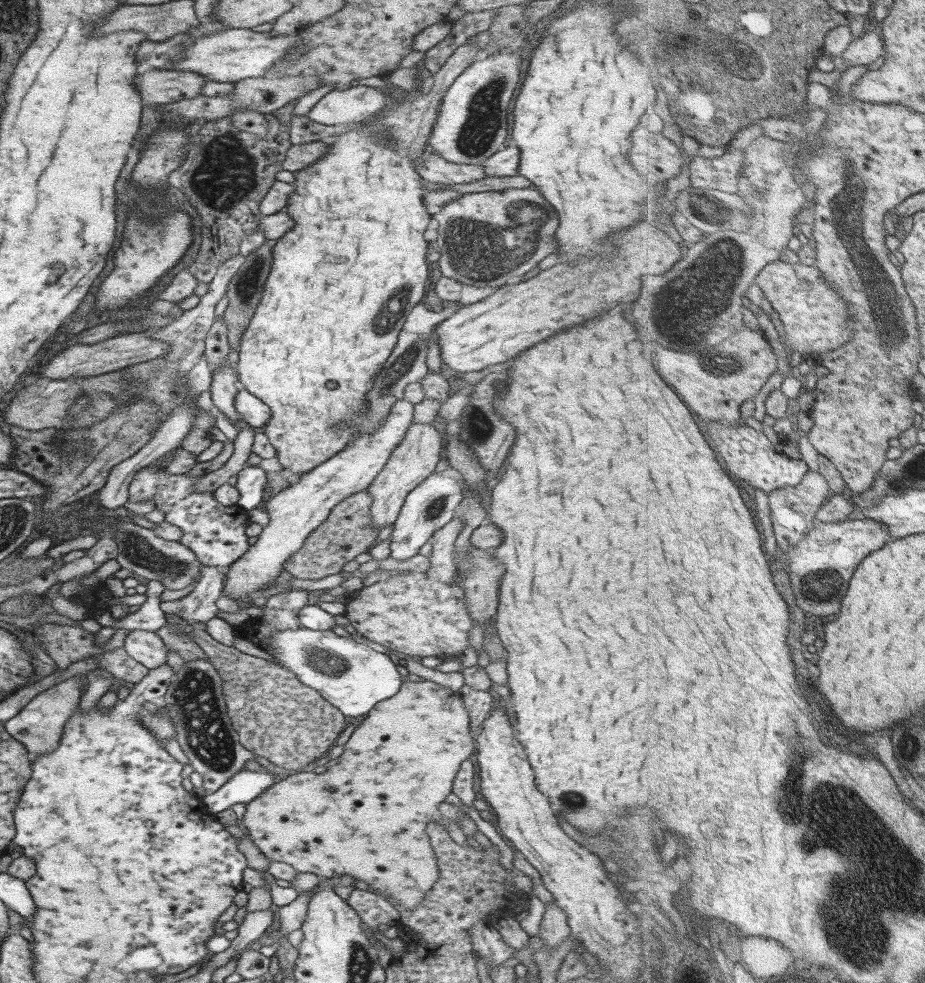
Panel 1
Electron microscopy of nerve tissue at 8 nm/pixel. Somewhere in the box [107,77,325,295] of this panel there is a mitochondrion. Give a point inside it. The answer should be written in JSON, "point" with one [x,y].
{"point":[226,153]}

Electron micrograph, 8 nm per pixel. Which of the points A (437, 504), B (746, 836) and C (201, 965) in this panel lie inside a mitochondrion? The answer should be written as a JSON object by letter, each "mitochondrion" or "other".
{"A":"mitochondrion","B":"other","C":"other"}

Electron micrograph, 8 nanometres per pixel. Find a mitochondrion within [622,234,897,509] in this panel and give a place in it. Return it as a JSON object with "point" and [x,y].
{"point":[685,314]}

